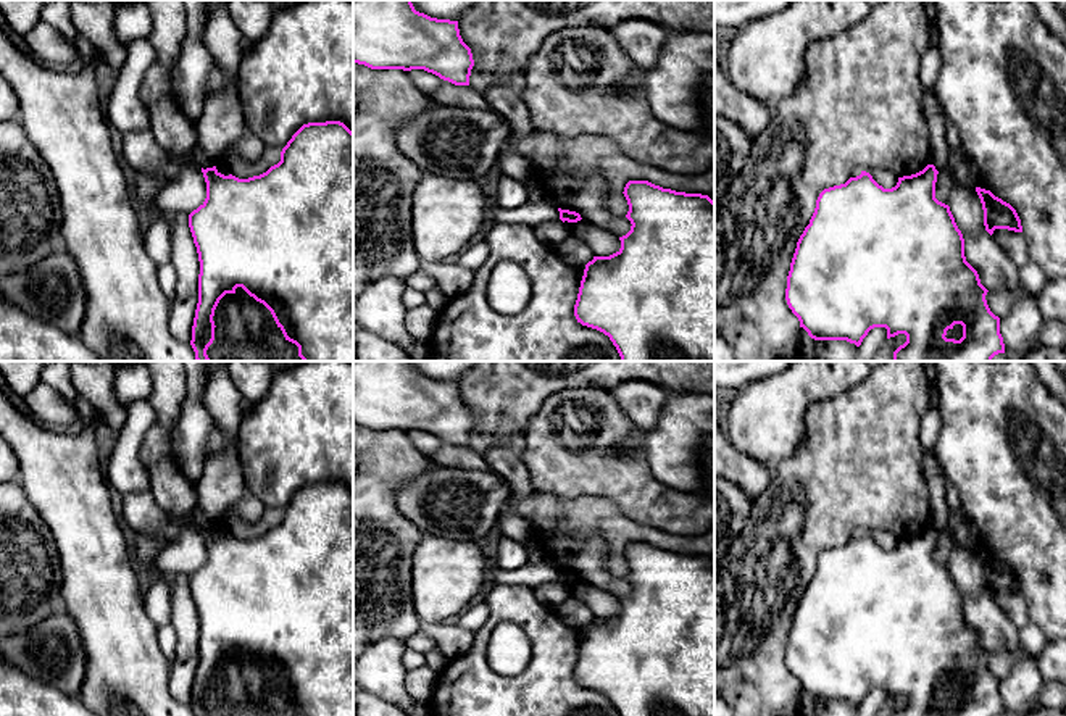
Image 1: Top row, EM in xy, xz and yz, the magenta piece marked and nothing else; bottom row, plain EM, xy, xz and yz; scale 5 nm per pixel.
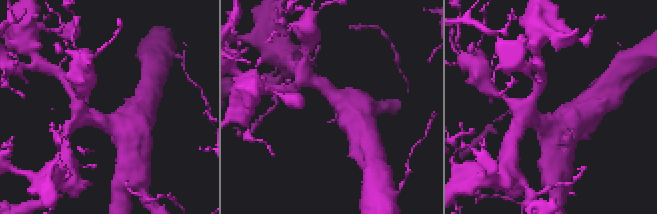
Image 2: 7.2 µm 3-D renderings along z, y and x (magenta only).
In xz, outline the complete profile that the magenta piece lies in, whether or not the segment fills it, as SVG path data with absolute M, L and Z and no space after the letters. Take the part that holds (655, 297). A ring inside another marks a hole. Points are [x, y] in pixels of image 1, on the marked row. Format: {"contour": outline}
{"contour": "M648 181L624 187L631 231L621 248L585 264L574 316L610 337L621 361L714 361L714 202L708 195L663 189Z"}

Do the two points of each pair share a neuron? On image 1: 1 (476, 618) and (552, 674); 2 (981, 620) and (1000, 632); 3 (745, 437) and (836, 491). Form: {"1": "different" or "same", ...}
{"1": "different", "2": "same", "3": "different"}

